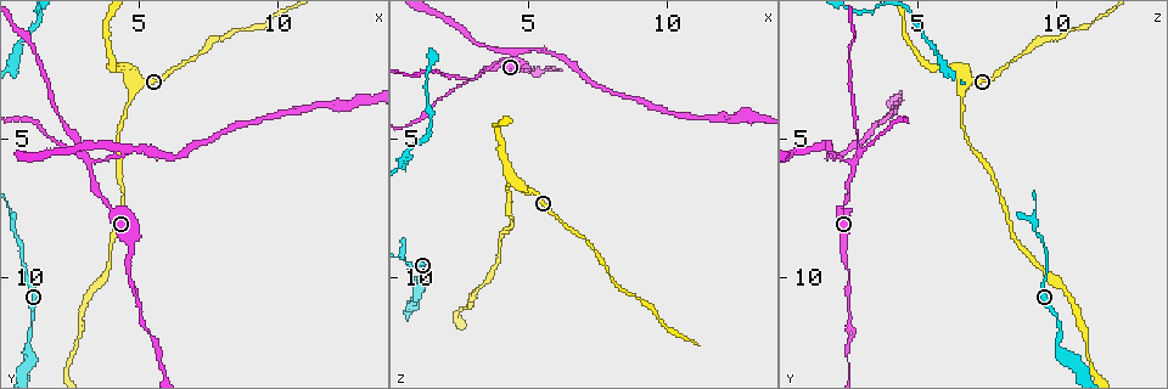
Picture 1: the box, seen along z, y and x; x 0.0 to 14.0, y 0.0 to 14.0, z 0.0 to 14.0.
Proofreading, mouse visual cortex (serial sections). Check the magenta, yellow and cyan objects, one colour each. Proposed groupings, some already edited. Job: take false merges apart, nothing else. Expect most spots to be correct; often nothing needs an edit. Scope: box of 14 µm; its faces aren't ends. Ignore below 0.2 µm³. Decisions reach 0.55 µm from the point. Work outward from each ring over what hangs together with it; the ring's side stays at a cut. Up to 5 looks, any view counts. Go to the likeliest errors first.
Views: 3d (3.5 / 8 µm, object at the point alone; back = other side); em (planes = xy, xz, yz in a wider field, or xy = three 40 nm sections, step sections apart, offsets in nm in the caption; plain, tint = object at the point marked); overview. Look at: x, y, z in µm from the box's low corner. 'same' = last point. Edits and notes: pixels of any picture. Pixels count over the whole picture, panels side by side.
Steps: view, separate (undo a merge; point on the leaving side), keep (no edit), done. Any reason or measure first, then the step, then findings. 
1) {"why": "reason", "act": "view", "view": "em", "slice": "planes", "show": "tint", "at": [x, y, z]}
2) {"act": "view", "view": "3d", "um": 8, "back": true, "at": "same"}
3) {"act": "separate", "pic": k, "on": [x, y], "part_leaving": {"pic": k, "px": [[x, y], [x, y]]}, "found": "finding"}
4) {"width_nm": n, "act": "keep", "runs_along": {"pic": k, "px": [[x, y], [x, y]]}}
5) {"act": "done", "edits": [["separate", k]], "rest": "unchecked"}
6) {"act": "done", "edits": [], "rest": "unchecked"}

{"why": "two arms at a narrow angle", "act": "view", "view": "3d", "um": 3.5, "at": [3.3, 5.9, 2.7]}

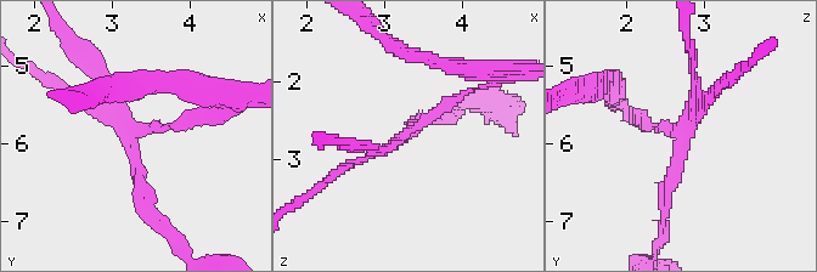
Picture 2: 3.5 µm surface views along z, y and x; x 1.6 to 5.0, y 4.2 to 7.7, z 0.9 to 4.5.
{"arms": 4, "arm_widths_nm": [150, 150, 150, 150], "act": "view", "view": "em", "slice": "xy", "step": 3, "show": "tint", "at": [3.25, 5.95, 2.70]}

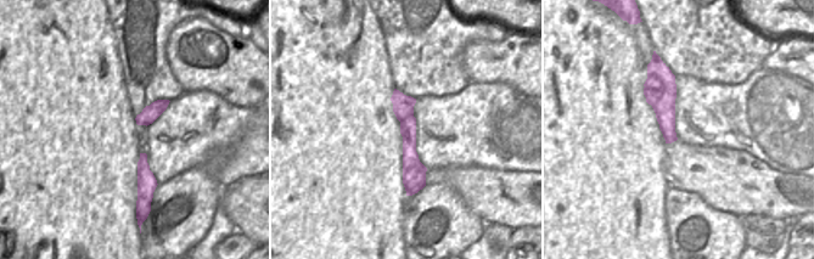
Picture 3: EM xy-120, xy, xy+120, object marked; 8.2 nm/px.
{"act": "separate", "pic": 2, "on": [55, 81], "border": {"pic": 3, "px": [[645, 85], [662, 90], [655, 106]]}, "found": "a second cell is stuck on"}

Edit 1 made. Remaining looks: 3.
{"why": "three arms meet", "act": "view", "view": "3d", "um": 8, "at": [4.8, 3.4, 6.6]}

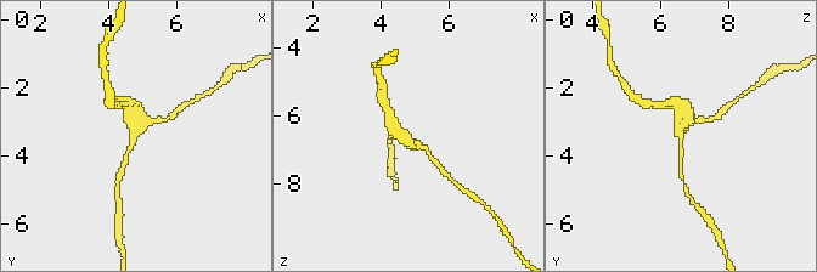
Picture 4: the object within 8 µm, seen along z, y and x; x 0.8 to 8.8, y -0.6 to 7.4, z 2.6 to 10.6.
{"why": "now the EM", "act": "view", "view": "em", "slice": "xy", "step": 5, "show": "tint", "at": [4.7, 3.4, 6.6]}

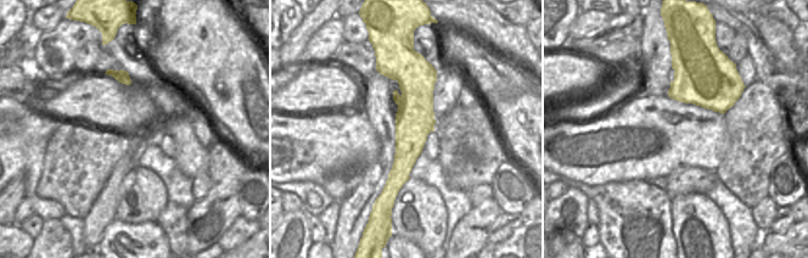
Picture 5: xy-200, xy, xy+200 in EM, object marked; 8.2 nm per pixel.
{"width_nm": 320, "act": "keep", "runs_along": {"pic": 4, "px": [[156, 122], [133, 126], [122, 168]]}, "found": "continuous, no second cell"}

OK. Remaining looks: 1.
{"act": "done", "edits": [["separate", 2]], "rest": "unchecked"}

